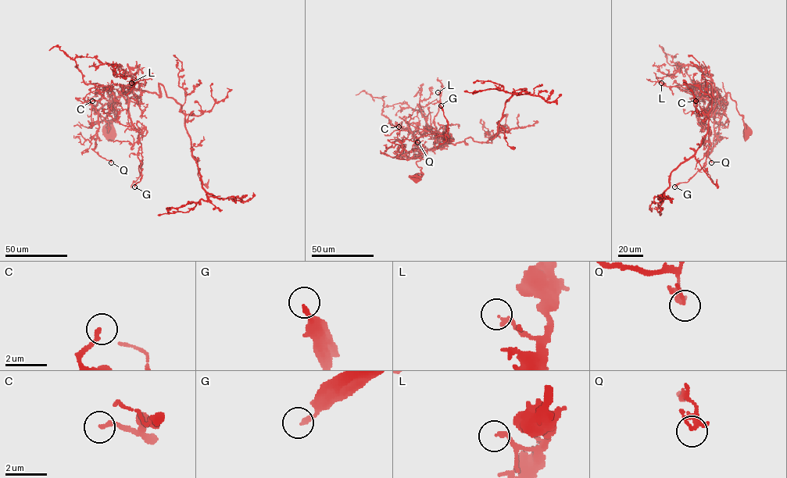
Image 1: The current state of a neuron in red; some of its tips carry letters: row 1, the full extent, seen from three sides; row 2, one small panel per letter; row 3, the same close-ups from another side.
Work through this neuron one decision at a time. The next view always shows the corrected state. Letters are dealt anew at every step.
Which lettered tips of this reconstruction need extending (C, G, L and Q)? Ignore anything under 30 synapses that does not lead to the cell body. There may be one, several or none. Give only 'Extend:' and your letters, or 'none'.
Extend: none

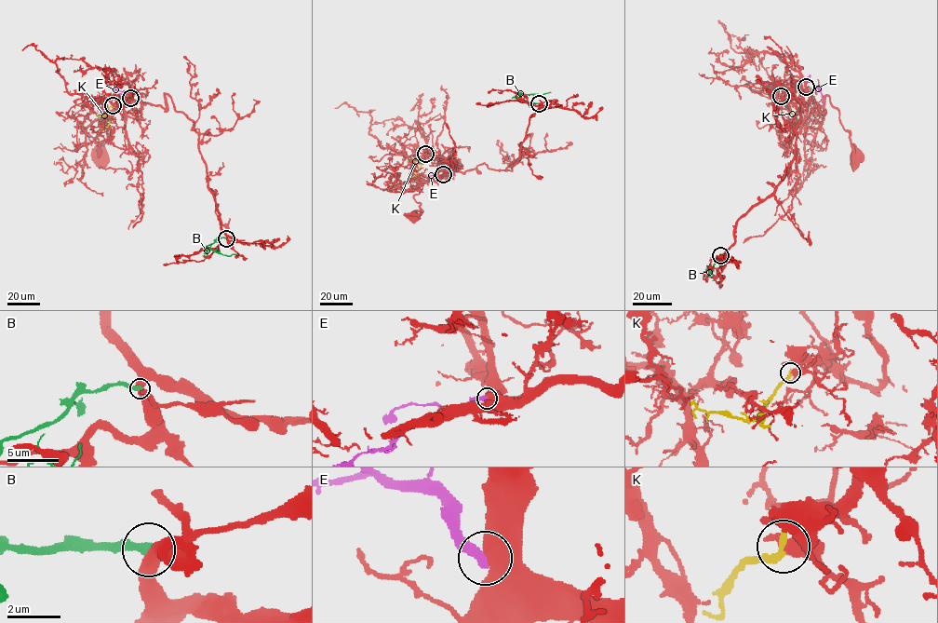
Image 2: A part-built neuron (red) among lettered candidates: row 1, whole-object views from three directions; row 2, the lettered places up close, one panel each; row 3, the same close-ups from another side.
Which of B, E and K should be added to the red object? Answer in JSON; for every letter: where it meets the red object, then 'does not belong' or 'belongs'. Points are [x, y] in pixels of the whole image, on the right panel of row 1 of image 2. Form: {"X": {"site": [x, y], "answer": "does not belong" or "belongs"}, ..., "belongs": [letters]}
{"B": {"site": [720, 255], "answer": "does not belong"}, "E": {"site": [806, 87], "answer": "does not belong"}, "K": {"site": [781, 96], "answer": "does not belong"}, "belongs": []}

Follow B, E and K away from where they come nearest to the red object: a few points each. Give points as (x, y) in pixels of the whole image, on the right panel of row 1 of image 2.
B: (720, 255), (708, 270), (709, 277), (707, 275)
E: (806, 87), (810, 81), (820, 90), (825, 101)
K: (781, 95), (789, 101), (794, 118), (800, 120), (791, 119), (798, 120)

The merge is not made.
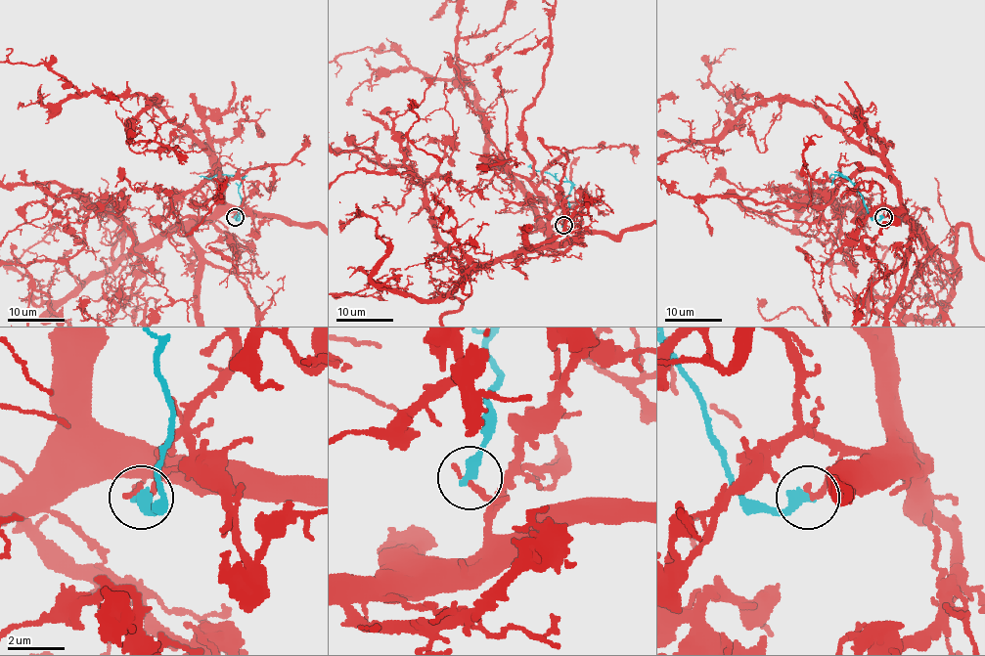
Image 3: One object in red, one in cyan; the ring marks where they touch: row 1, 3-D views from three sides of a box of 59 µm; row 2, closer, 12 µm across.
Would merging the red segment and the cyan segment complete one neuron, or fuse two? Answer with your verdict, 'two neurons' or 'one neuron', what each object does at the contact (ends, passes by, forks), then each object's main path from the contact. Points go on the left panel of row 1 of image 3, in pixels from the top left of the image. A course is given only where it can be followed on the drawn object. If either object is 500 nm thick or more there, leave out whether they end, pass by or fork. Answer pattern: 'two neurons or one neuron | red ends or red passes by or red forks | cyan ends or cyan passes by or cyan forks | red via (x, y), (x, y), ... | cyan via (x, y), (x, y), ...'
two neurons | red ends | cyan ends | red via (235, 216), (172, 224), (125, 255), (132, 227), (121, 234), (112, 258), (137, 312) | cyan via (235, 216), (238, 219), (241, 203), (238, 190), (243, 177), (219, 174), (208, 178), (200, 177)

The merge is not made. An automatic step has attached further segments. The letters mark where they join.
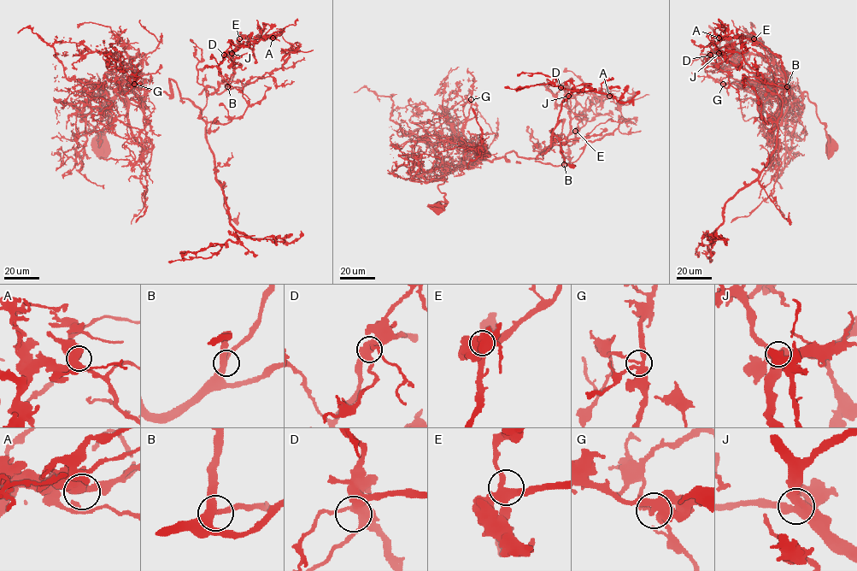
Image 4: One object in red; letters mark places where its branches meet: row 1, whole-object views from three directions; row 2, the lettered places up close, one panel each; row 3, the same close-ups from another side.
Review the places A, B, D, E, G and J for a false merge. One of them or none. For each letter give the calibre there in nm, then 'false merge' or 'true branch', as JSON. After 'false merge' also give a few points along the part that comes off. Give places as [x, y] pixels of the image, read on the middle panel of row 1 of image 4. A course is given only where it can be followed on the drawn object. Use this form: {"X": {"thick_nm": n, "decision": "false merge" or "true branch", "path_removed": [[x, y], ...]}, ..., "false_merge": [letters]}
{"A": {"thick_nm": 500, "decision": "true branch"}, "B": {"thick_nm": 380, "decision": "true branch"}, "D": {"thick_nm": 460, "decision": "true branch"}, "E": {"thick_nm": 440, "decision": "true branch"}, "G": {"thick_nm": 440, "decision": "false merge", "path_removed": [[471, 100], [463, 111], [476, 153], [519, 163], [563, 163], [570, 107], [560, 89], [554, 104], [586, 116]]}, "J": {"thick_nm": 480, "decision": "true branch"}, "false_merge": ["G"]}

